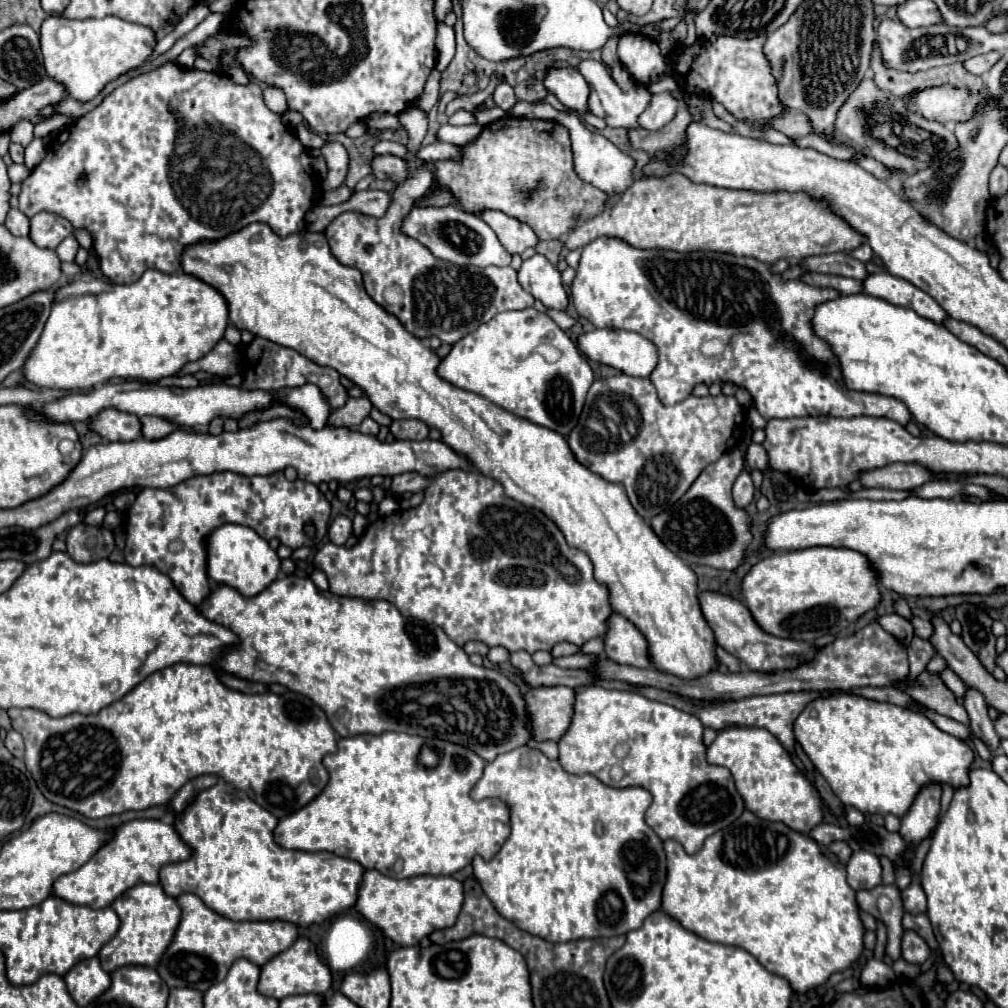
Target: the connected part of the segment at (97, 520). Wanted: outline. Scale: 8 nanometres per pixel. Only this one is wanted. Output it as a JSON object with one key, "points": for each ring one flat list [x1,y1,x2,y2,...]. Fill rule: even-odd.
{"points":[[102,507,90,509,90,511,84,515,84,523,88,523,88,525,102,525,104,515,106,515,106,511,104,511]]}

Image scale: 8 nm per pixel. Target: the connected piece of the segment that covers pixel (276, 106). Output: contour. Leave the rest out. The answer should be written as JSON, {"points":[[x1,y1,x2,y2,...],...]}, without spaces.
{"points":[[266,87,266,89,264,89,264,101,266,101,268,109,272,109,272,111,278,113,278,115,284,115,284,113,288,111,286,97,284,97,284,93,280,93,280,89]]}

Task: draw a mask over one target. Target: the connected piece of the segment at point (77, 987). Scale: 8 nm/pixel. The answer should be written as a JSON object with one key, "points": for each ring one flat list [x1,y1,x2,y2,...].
{"points":[[98,957,80,961,78,965,74,965,64,975,64,981,68,985,68,993,72,995,72,999,80,1007,86,1007,100,993,104,993,108,989,108,985,112,983,110,981,110,975,100,967]]}

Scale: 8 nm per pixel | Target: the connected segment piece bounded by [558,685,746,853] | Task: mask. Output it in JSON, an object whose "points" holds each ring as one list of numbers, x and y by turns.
{"points":[[592,685,576,695,572,725,568,733,558,741,560,765,574,775,590,773,612,787,638,785,648,789,654,797,652,805,648,807,648,825,662,841,680,841,686,853,696,853,704,845,704,839,720,829,726,829,746,811,746,805,736,791,732,773,726,767,716,767,706,761,706,745,702,741,702,733,704,725,692,713,646,699,634,691,618,691]]}

